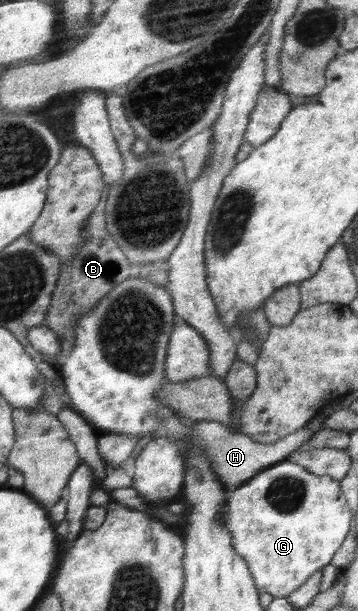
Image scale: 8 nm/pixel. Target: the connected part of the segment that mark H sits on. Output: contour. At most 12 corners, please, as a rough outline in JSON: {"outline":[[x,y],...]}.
{"outline":[[193,423],[193,443],[214,461],[229,491],[286,459],[311,438],[307,427],[273,444]]}

